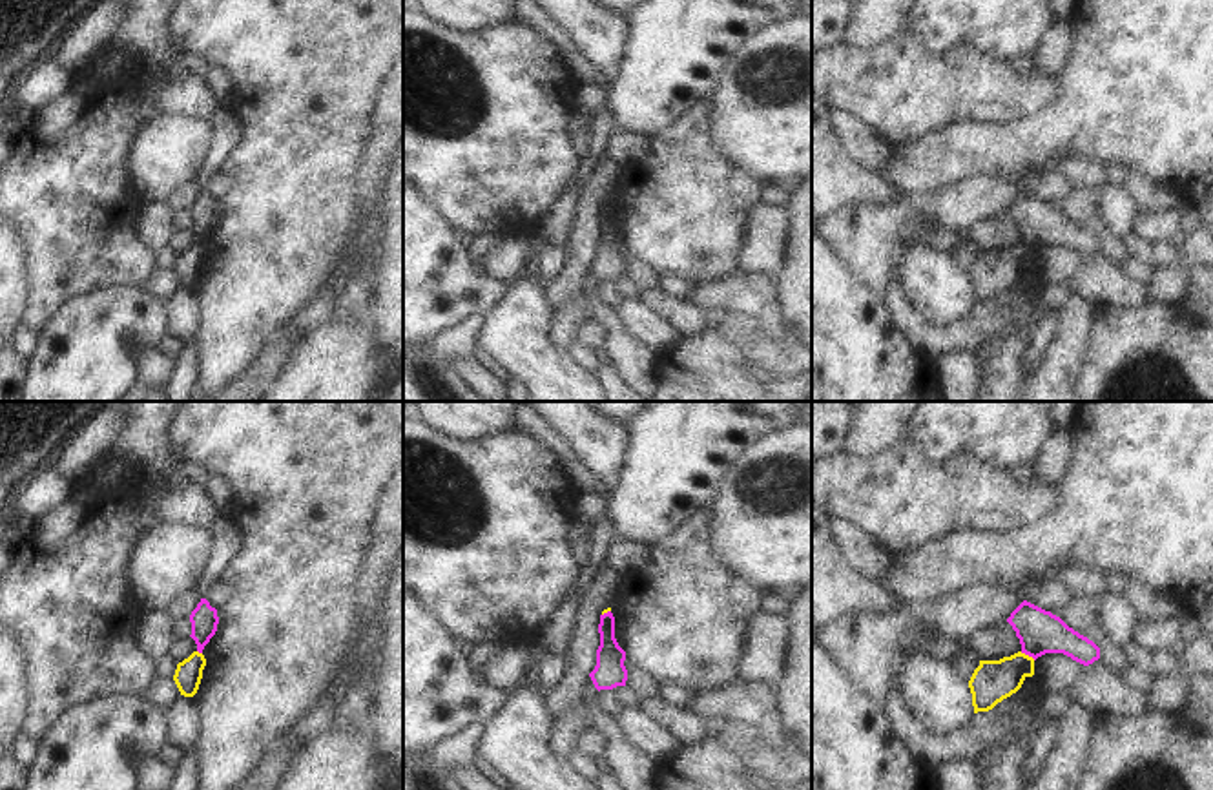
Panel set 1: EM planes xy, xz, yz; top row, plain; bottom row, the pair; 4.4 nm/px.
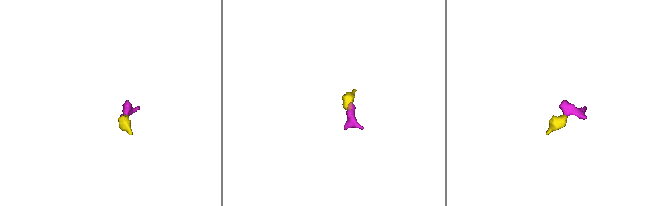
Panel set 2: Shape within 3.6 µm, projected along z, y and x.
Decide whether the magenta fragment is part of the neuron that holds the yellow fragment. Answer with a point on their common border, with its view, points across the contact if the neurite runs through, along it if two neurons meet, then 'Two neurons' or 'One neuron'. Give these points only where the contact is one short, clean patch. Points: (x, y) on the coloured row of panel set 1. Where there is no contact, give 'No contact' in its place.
Touches yellow at yz (1027, 655). Boundary: yz (1020, 652), (1035, 659). Two neurons

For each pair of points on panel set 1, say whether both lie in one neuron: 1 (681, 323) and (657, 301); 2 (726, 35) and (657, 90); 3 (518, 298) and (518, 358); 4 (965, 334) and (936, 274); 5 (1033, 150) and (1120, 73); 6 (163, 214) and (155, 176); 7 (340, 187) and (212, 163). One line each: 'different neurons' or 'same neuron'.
1: same neuron
2: same neuron
3: same neuron
4: different neurons
5: same neuron
6: different neurons
7: different neurons

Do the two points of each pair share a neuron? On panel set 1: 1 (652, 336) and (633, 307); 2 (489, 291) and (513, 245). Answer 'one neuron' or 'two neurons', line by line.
1: one neuron
2: two neurons

